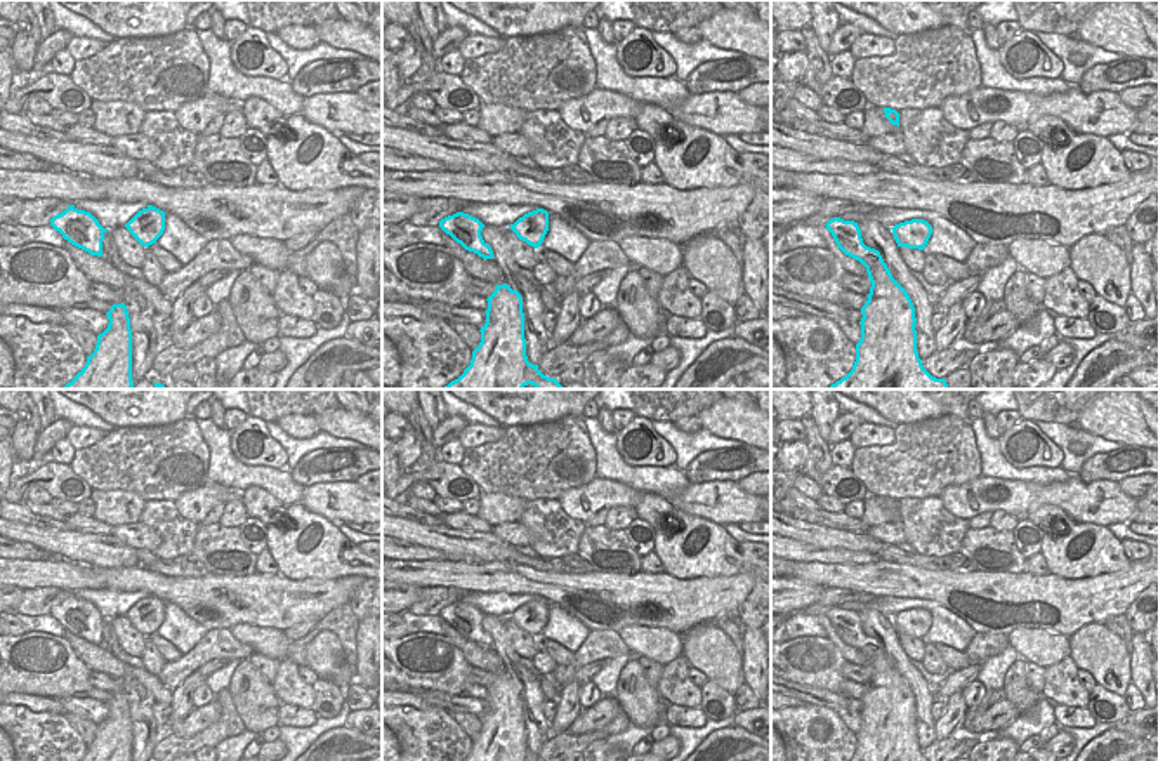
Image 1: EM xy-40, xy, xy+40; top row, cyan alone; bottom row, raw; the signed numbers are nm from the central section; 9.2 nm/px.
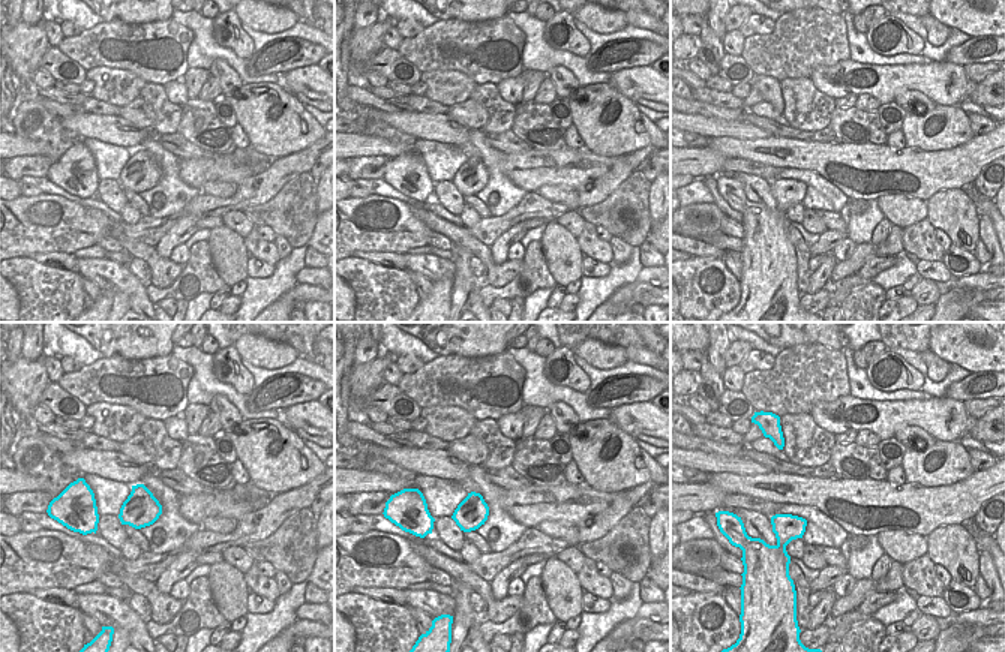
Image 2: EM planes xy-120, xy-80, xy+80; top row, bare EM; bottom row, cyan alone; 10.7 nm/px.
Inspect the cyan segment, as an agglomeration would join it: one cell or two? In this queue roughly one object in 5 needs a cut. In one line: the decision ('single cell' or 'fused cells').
single cell

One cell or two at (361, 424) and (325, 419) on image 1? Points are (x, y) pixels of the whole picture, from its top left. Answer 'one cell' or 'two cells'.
one cell

